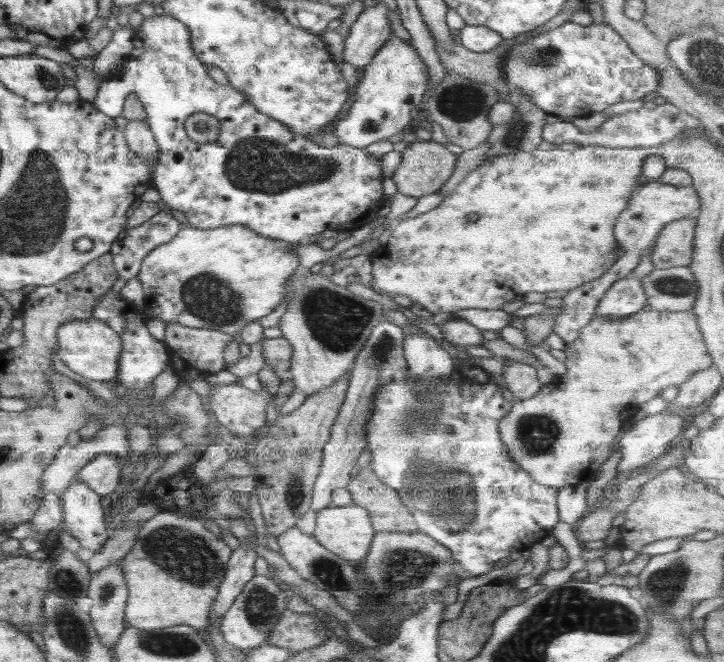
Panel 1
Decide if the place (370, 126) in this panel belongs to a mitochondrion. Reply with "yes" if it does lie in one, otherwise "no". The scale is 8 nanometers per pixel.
no

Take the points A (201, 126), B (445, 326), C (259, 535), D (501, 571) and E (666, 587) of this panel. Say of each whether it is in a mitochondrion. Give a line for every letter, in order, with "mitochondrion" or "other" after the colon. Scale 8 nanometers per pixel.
A: mitochondrion
B: other
C: other
D: other
E: mitochondrion

